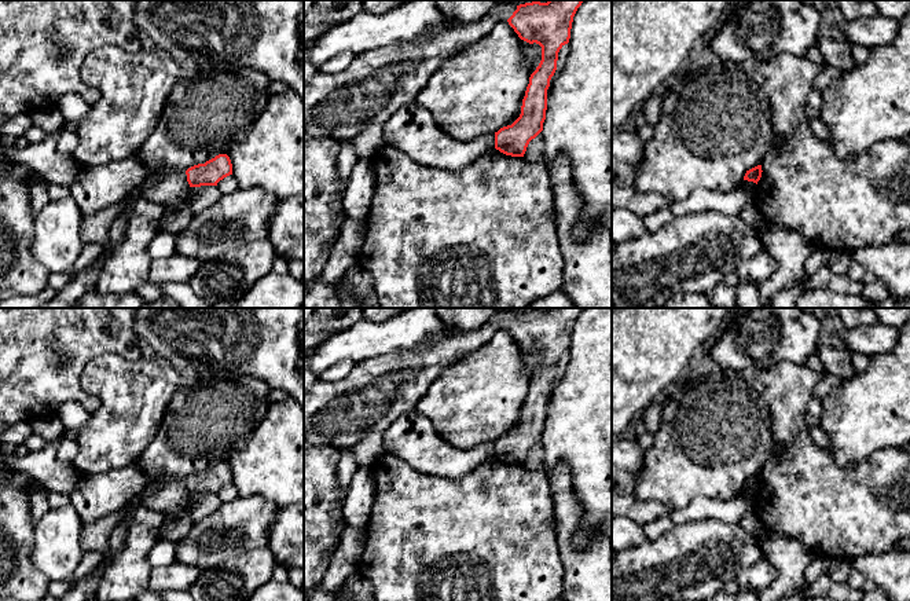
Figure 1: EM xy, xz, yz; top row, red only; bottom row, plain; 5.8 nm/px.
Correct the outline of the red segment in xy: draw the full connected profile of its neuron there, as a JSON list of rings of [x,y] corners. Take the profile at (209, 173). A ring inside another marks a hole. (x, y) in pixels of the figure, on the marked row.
[[[219,154],[205,164],[198,164],[186,171],[190,187],[217,186],[220,180],[232,175],[232,164],[227,154]]]

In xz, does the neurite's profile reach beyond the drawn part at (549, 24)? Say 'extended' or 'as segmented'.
extended

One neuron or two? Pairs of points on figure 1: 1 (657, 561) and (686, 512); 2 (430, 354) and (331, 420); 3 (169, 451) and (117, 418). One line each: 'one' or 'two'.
1: two
2: one
3: two

